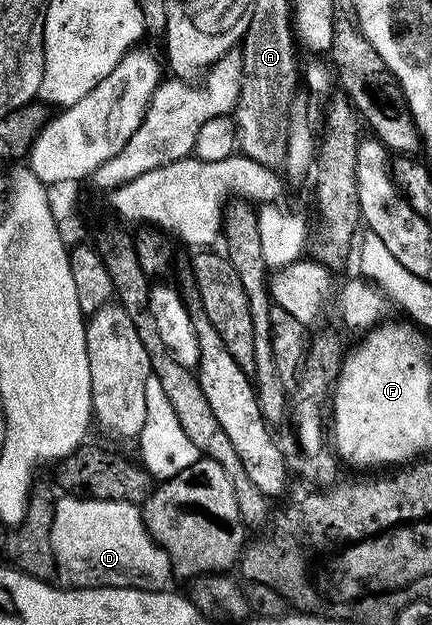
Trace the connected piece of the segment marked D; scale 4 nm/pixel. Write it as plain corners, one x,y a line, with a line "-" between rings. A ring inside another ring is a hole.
60,495
55,501
51,540
58,579
63,579
60,581
68,588
140,588
162,592
172,587
169,554
149,534
140,505
130,500

